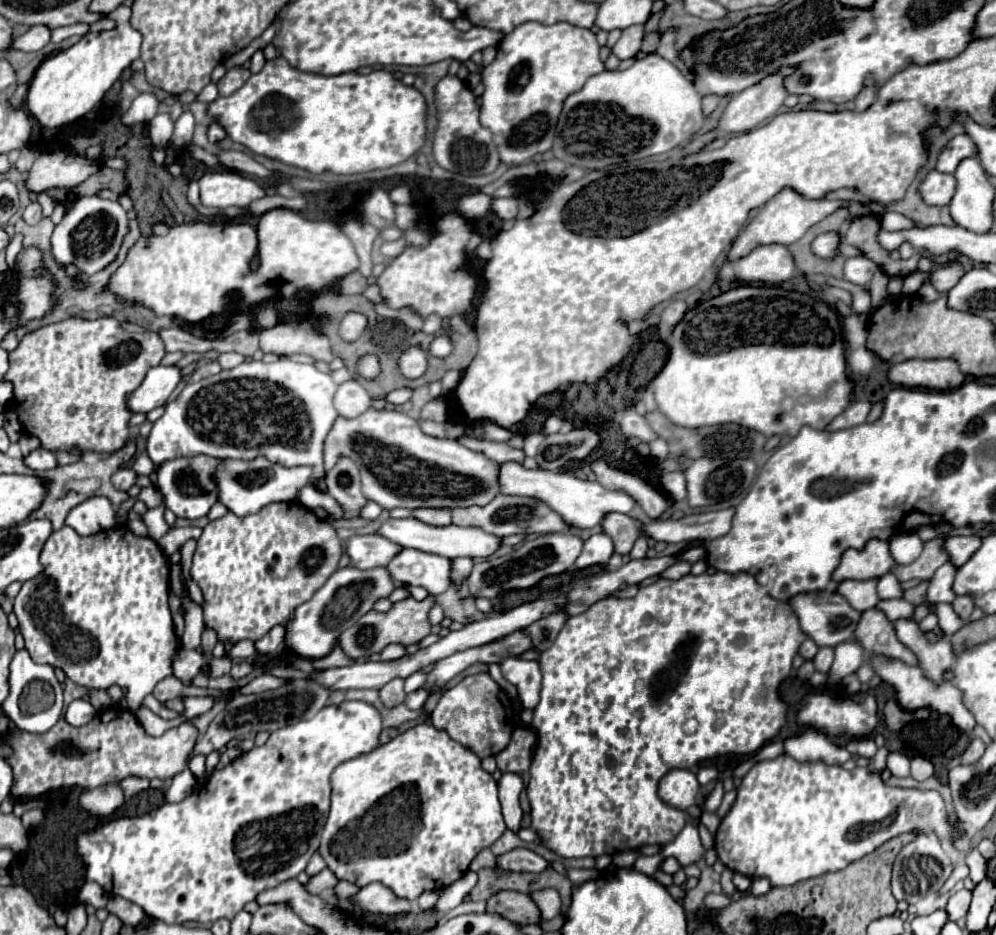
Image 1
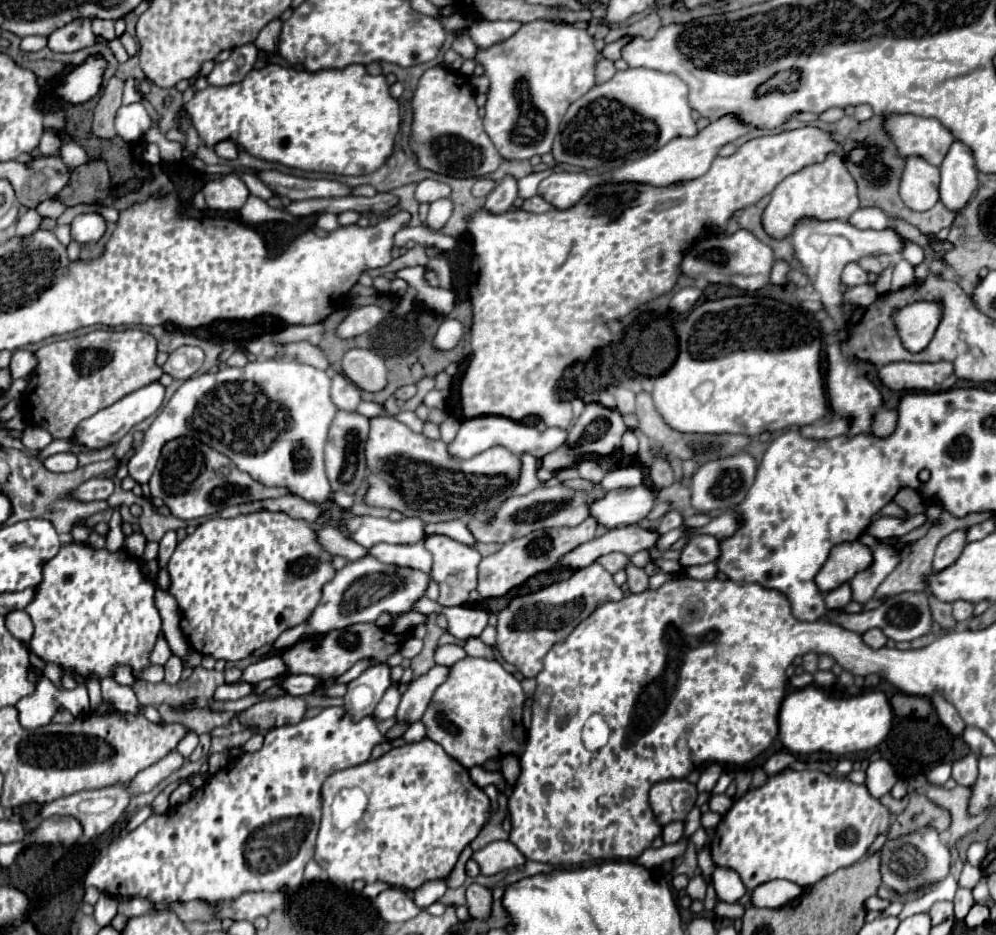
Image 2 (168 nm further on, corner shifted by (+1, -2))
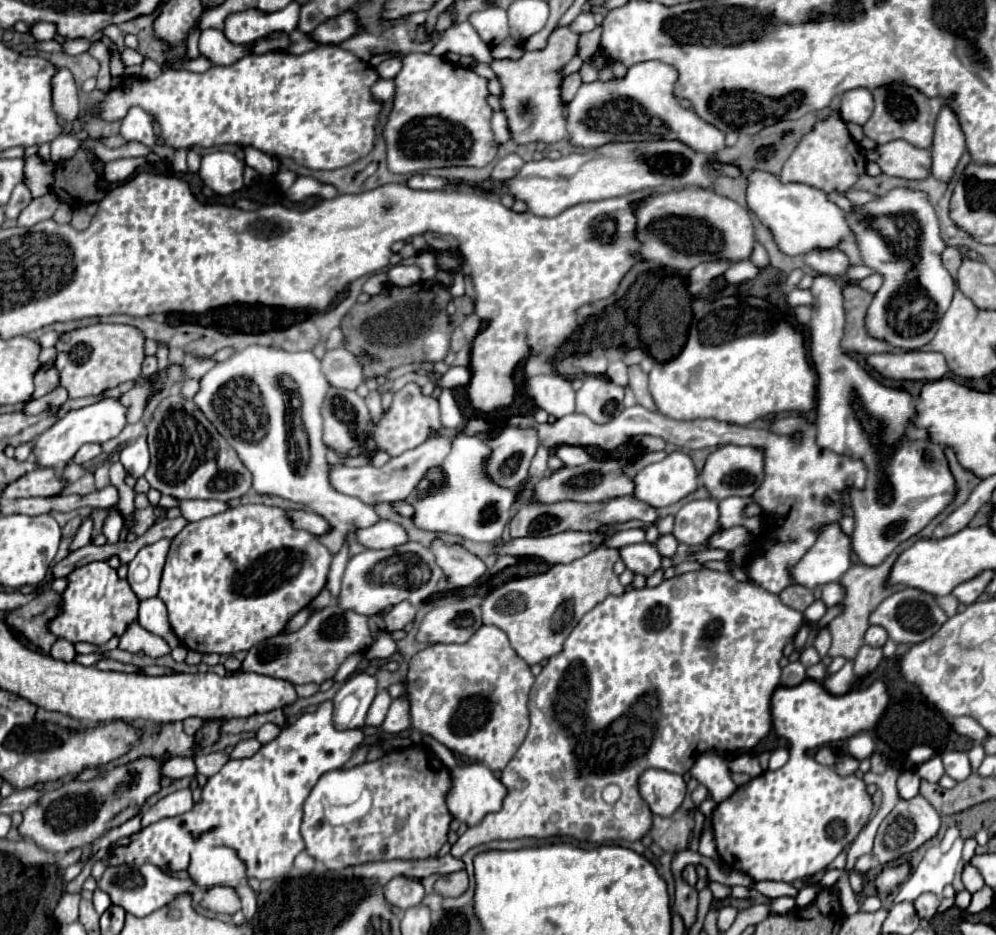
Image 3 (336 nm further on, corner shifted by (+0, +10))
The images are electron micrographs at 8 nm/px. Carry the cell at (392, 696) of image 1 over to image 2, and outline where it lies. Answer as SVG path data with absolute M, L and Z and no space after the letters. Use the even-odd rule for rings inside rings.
M391 685L391 687L385 691L385 695L381 697L381 701L377 703L373 717L375 717L375 719L395 717L397 707L399 707L399 701L401 701L401 693L399 693L399 689L397 689L395 685Z

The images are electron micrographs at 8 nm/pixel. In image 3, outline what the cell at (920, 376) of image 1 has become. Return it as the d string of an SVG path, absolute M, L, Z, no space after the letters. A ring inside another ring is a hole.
M880 353L868 355L866 361L882 377L896 381L938 381L948 373L948 365L942 353Z

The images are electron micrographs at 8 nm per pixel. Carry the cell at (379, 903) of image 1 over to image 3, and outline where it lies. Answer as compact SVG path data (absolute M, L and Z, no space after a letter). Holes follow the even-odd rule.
M394 877L392 881L388 881L384 885L384 895L390 905L396 905L400 909L408 909L408 907L422 903L422 899L426 897L426 891L418 879Z

